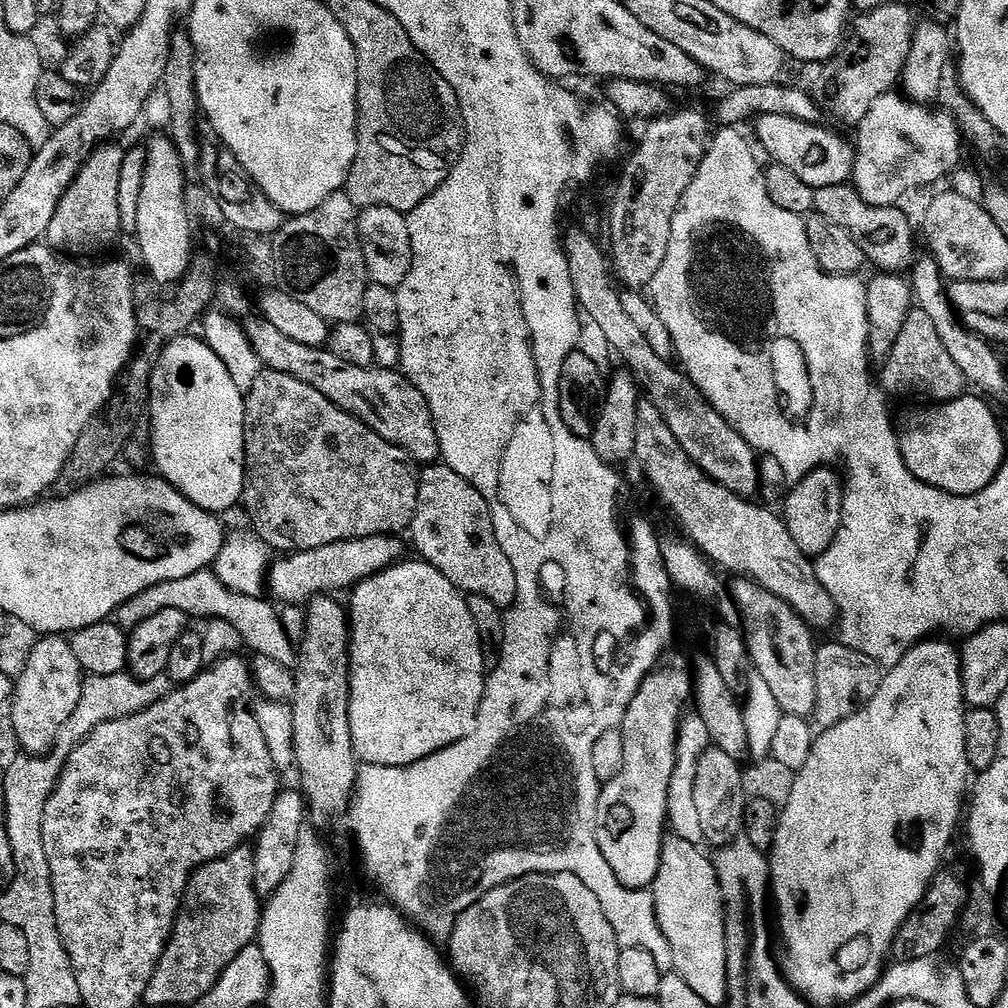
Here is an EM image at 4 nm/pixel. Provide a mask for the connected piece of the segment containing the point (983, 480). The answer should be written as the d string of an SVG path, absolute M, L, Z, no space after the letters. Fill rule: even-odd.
M976 394L935 405L934 410L928 406L913 407L916 409L898 424L902 458L910 474L955 496L973 496L986 490L1006 463L1004 432L988 407L989 401Z

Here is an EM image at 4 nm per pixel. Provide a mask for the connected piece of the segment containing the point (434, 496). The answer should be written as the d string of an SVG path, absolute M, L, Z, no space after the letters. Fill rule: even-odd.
M437 462L425 467L420 472L420 489L418 490L418 510L414 510L414 522L410 529L410 537L416 543L419 559L425 564L433 564L435 568L461 592L468 596L490 598L500 609L507 610L516 603L518 594L518 578L514 574L514 566L506 554L502 554L502 546L498 546L498 538L494 530L494 522L490 514L490 506L482 494L466 478L462 478L454 470Z

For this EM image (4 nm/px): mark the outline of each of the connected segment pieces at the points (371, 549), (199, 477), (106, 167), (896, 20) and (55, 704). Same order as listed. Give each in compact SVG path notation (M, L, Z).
M399 535L394 536L371 536L361 540L343 540L342 542L330 542L330 546L318 546L305 552L293 552L277 559L271 565L267 574L266 588L271 599L281 605L307 605L316 599L317 596L325 594L347 593L356 587L363 580L369 580L372 576L377 576L380 572L385 572L387 568L393 568L396 564L405 559L404 544Z
M181 334L172 340L162 350L158 362L152 371L152 387L150 389L150 417L152 416L152 440L150 439L150 456L154 461L154 468L157 473L168 483L174 485L194 506L213 514L225 514L232 507L241 503L244 494L244 402L245 393L236 385L230 370L222 366L222 358L210 350L208 343L199 335Z
M105 142L97 147L92 157L82 166L74 182L58 202L58 210L54 210L54 222L50 222L48 227L47 243L57 253L65 252L68 255L65 257L68 258L96 258L99 257L96 256L99 252L106 251L122 235L118 214L118 178L122 178L124 154L125 149L119 148L116 142Z
M885 2L874 10L859 13L851 21L844 45L819 69L816 89L811 89L810 93L823 115L833 116L851 126L860 125L862 118L870 114L874 102L899 85L917 23L918 17L904 4Z
M48 634L37 639L25 669L15 681L10 715L16 722L33 720L44 728L63 729L68 716L74 714L74 706L78 706L78 698L81 694L82 673L74 658L71 643L63 635Z

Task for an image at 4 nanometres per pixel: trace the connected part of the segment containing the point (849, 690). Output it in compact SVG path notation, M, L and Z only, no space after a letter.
M833 642L833 644L821 643L816 649L816 711L814 720L821 729L833 728L838 726L838 722L842 722L846 718L850 718L859 710L865 708L870 702L870 698L874 698L874 694L878 694L878 686L884 680L884 672L880 665L876 664L870 658L866 658L866 654L858 654L858 650L847 648L842 643Z

